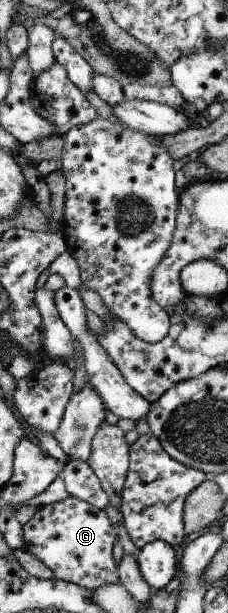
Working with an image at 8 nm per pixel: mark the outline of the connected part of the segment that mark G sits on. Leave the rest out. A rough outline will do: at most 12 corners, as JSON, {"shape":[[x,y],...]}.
{"shape":[[69,497],[22,526],[53,577],[90,590],[119,583],[118,531]]}

